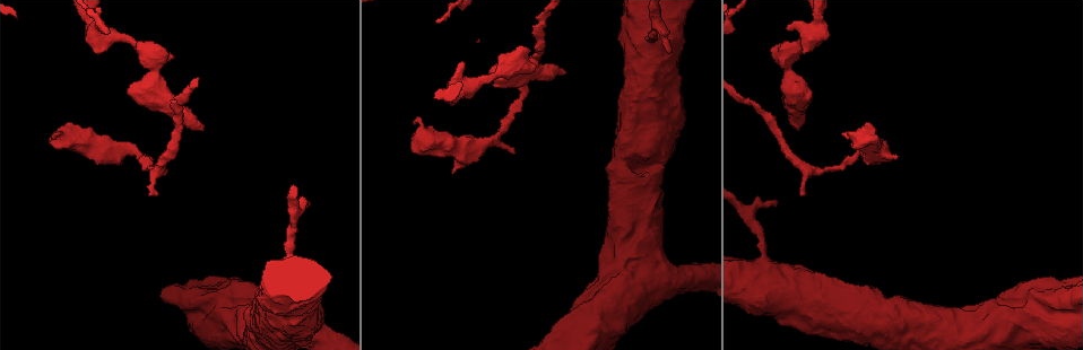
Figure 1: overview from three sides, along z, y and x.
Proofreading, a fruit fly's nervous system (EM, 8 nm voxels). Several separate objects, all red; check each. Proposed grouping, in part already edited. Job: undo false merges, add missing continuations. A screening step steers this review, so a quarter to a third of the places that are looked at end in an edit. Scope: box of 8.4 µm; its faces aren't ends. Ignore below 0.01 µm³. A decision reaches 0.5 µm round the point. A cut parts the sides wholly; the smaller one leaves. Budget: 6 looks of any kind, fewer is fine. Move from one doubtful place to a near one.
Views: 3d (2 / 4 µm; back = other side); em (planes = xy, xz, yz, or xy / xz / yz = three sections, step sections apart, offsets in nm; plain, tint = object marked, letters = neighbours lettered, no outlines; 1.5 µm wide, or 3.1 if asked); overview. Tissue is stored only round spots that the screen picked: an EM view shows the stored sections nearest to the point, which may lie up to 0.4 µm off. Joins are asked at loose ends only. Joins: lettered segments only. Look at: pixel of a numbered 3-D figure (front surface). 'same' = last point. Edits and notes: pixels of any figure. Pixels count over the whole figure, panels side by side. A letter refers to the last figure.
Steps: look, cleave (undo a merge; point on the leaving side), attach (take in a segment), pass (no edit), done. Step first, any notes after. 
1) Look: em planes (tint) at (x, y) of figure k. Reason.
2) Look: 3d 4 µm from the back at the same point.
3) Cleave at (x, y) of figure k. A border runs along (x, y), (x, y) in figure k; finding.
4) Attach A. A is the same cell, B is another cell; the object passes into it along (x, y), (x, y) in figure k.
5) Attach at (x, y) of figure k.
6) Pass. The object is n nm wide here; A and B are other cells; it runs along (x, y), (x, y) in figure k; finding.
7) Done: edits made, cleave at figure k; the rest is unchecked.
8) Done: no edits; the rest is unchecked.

Look: 3d 4 µm at (452, 173) of figure 1. Free end.

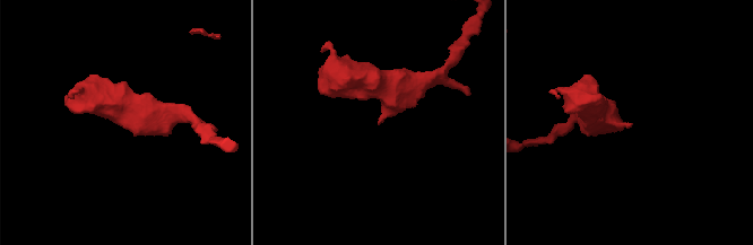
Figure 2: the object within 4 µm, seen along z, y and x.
Look: em xz step 8 (plain) at (628, 124) of figure 2. Shape alone is not enough.

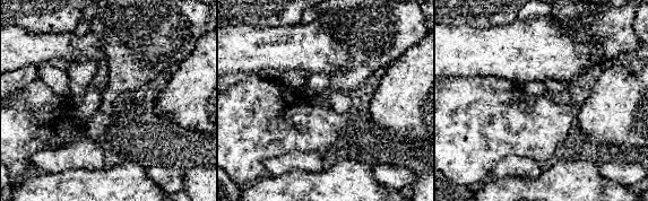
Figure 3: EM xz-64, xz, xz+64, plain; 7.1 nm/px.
Look: em xz step 8 (letters) at the same point. See the neighbours.

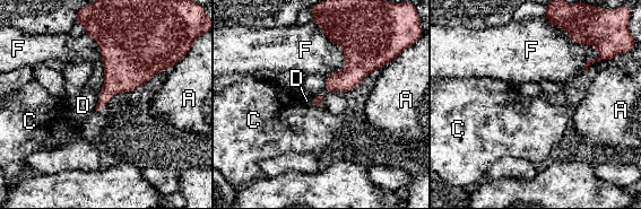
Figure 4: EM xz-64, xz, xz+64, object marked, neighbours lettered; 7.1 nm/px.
Pass. A, C, D and F are other cells; a border runs along (100, 92), (95, 110) in figure 4; none of them fits.

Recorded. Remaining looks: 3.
Look: 3d 4 µm at (156, 194) of figure 1. Thin end.

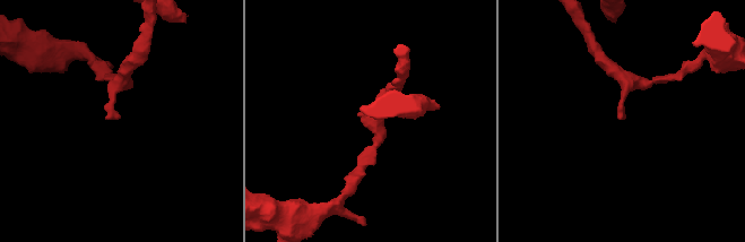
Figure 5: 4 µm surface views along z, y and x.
Look: em planes (tint) at (624, 116) of figure 5. Need the tissue.

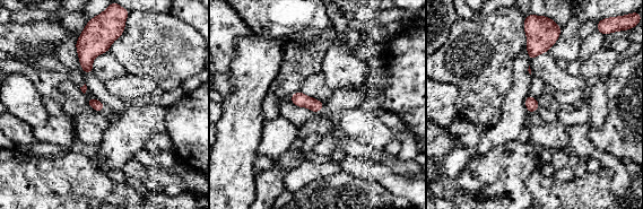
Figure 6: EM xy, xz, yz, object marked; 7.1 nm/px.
Look: em planes (letters) at the same point.

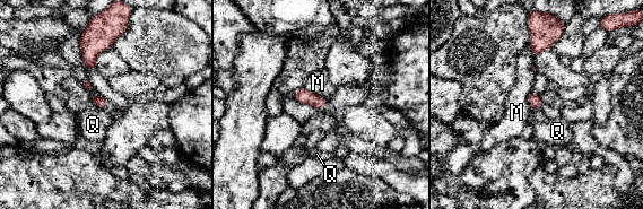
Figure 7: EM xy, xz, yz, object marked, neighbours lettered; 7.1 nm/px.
Pass. The object is 80 nm wide here; M and Q are other cells; a border runs along (539, 107), (531, 110) in figure 7; none of them fits.

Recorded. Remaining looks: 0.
Done: no edits; the rest is unchecked.

